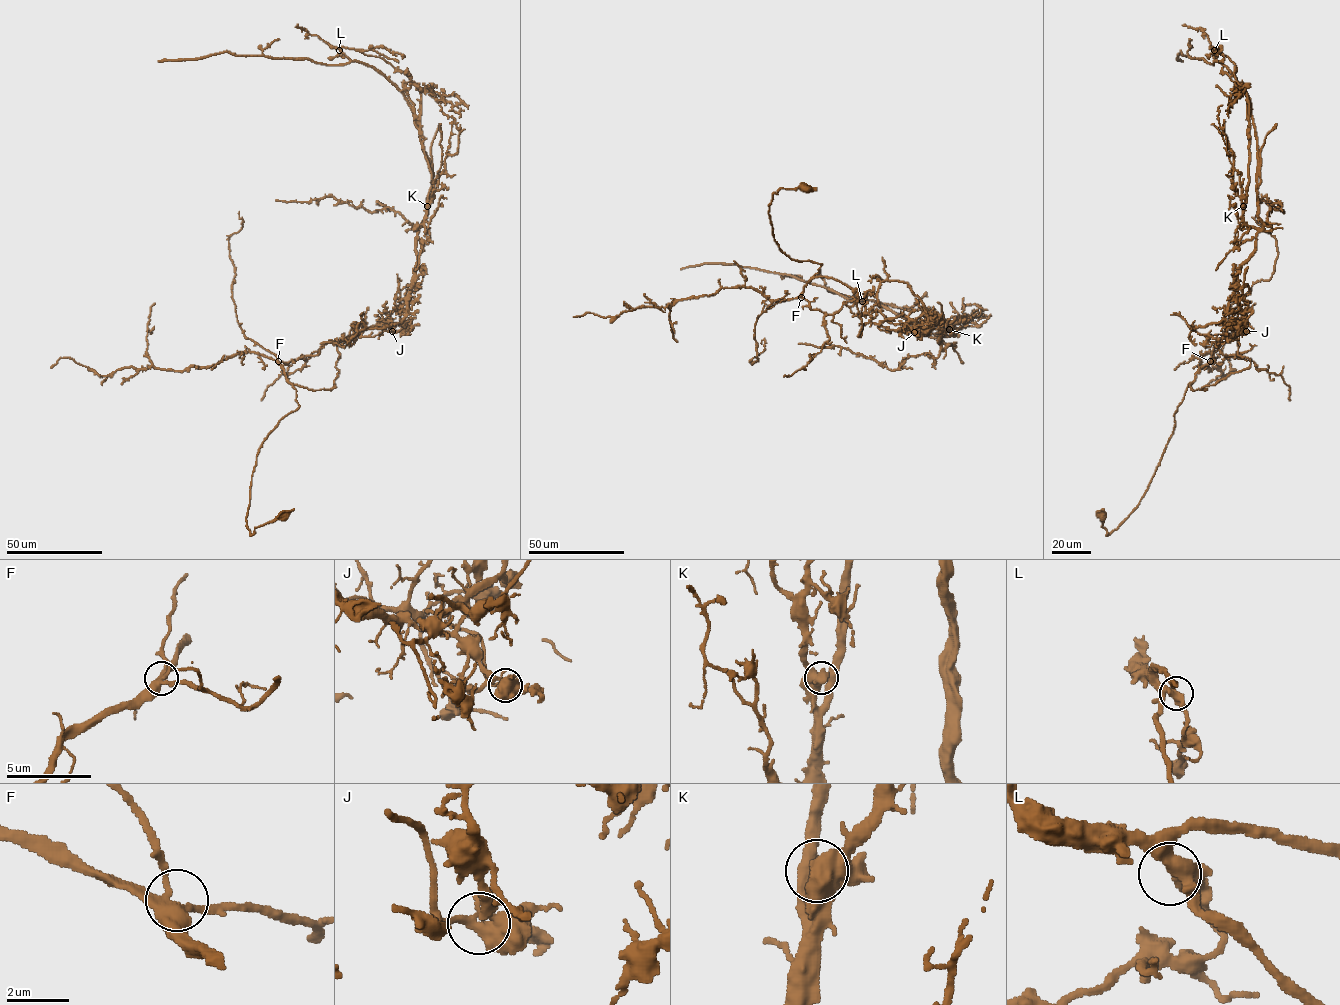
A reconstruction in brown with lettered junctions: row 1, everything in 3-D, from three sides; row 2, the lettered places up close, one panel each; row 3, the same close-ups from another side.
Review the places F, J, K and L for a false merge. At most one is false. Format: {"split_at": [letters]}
{"split_at": ["J"]}

